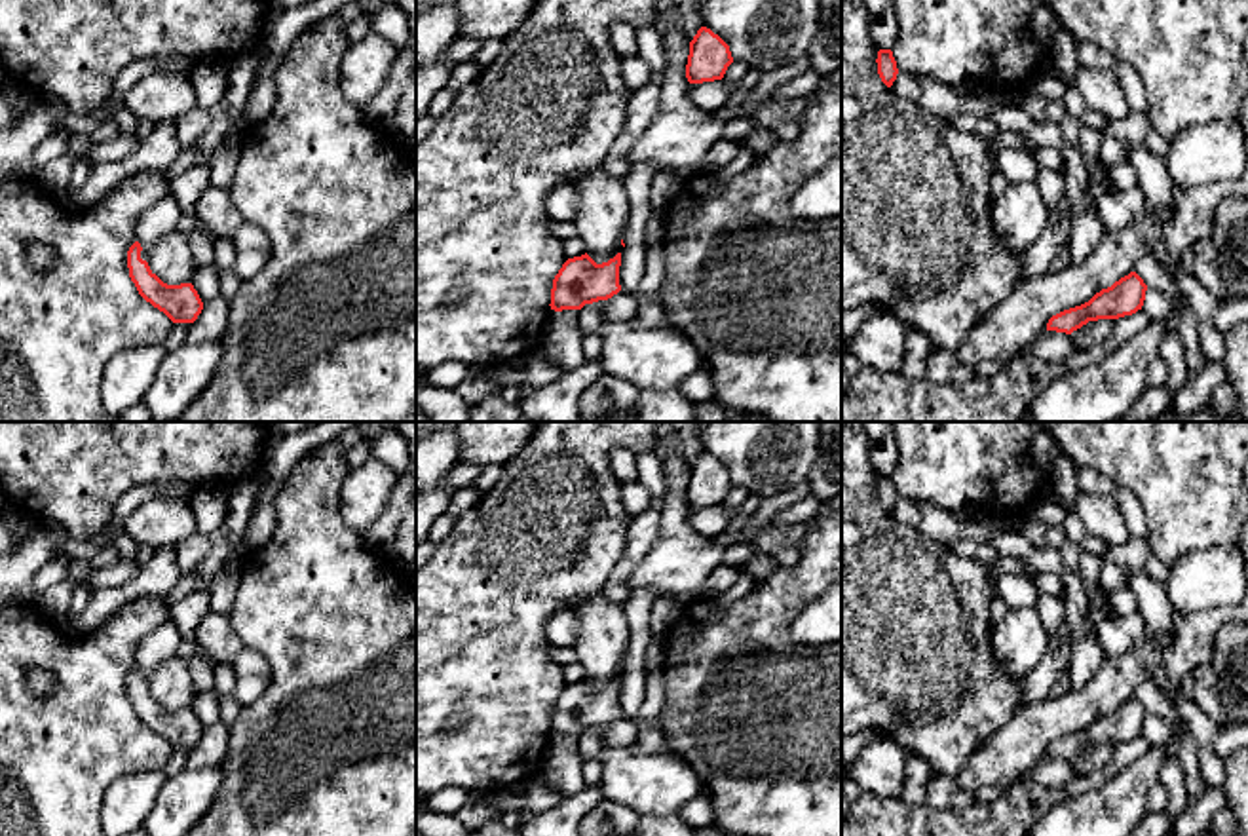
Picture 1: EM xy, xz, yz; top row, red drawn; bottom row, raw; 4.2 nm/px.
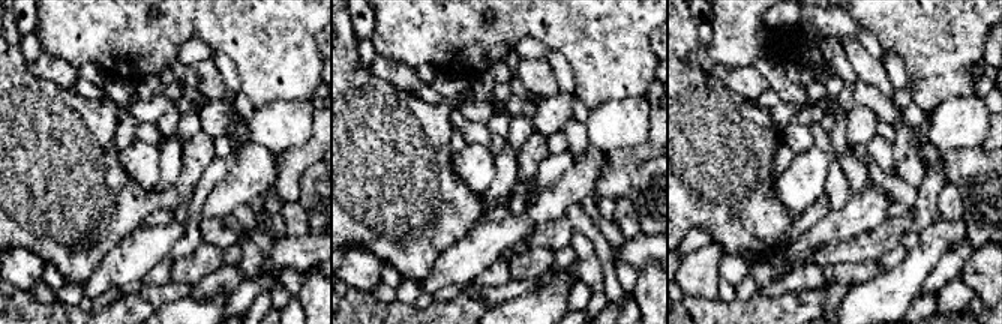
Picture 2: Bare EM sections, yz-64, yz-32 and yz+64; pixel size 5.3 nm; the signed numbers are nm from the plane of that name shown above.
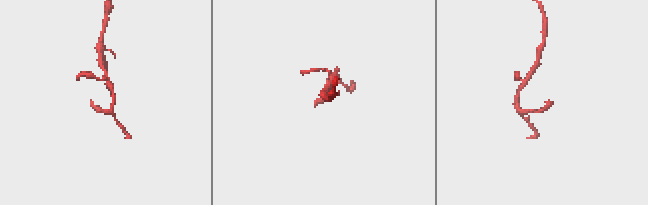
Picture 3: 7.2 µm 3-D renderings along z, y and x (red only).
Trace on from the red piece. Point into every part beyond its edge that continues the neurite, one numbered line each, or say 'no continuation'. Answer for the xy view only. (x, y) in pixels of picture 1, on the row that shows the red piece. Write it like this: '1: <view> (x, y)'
no continuation

